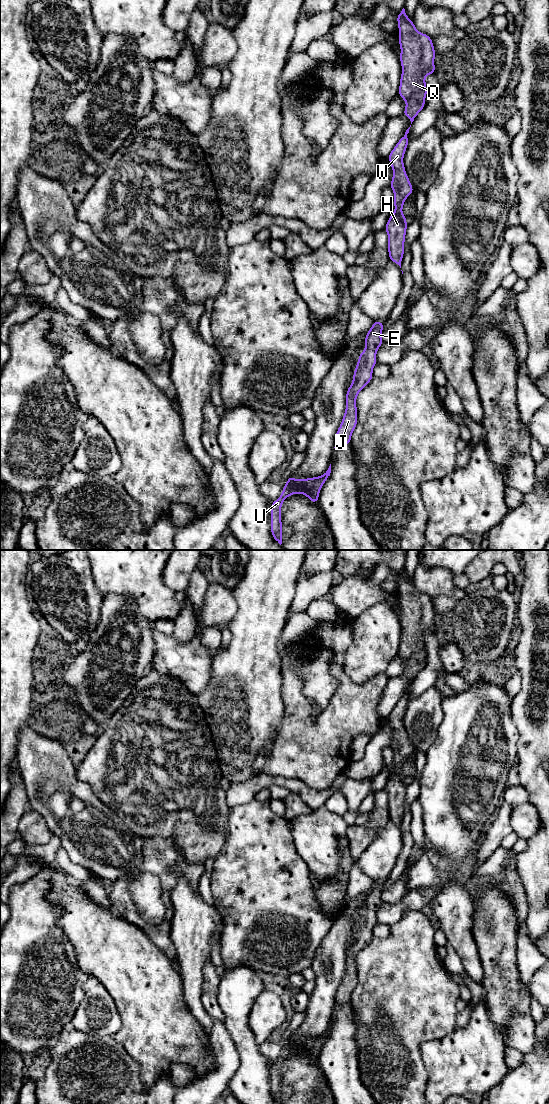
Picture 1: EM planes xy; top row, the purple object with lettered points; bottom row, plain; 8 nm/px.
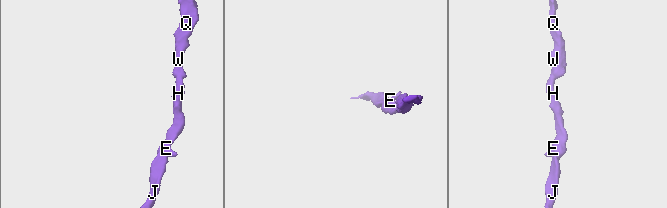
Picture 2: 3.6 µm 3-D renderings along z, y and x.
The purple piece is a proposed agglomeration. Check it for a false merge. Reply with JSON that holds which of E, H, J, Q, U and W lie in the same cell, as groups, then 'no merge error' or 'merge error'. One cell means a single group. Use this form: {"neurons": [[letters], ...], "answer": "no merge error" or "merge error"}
{"neurons": [["E", "H", "J", "Q", "U", "W"]], "answer": "no merge error"}

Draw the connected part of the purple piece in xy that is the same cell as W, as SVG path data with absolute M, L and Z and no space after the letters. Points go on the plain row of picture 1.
M410 687L406 690L405 695L398 701L388 716L393 729L393 738L389 747L394 751L395 772L389 777L384 790L388 793L389 797L389 819L398 824L400 828L404 815L404 802L408 785L406 783L406 777L402 773L402 767L405 759L410 754L413 754L413 746L406 735L406 730L403 724L403 717L409 702L407 697L409 689Z

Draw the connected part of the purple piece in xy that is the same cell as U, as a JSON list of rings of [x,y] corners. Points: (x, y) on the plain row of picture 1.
[[[331,1024],[328,1030],[319,1037],[296,1040],[290,1036],[284,1046],[281,1056],[271,1063],[271,1093],[275,1101],[282,1104],[282,1083],[281,1083],[281,1066],[284,1060],[292,1055],[302,1053],[307,1056],[313,1063],[318,1063],[319,1052],[324,1042],[329,1038],[331,1033]]]

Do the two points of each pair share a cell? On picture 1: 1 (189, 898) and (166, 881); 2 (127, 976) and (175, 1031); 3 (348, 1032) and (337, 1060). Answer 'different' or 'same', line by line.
1: different
2: same
3: same

